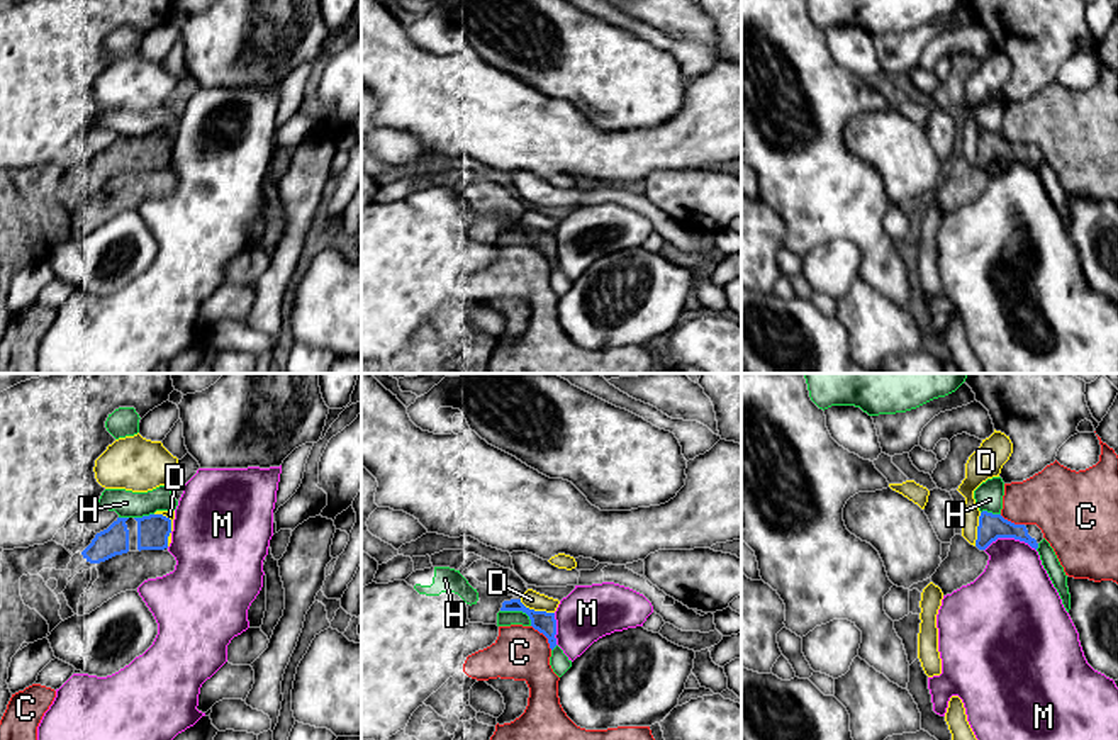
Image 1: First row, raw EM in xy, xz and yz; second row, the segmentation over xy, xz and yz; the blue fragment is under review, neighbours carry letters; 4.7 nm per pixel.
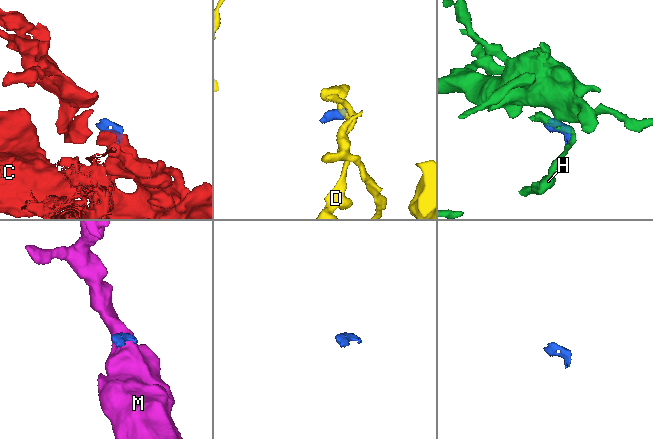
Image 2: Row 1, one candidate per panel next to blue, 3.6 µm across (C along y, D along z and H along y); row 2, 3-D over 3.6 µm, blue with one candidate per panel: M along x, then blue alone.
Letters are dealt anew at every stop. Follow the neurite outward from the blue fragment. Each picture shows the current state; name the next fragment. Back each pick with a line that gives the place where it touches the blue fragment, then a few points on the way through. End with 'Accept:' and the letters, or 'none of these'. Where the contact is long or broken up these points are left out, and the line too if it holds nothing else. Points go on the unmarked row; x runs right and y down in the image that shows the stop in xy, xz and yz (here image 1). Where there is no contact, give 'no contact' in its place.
Accept: none of these

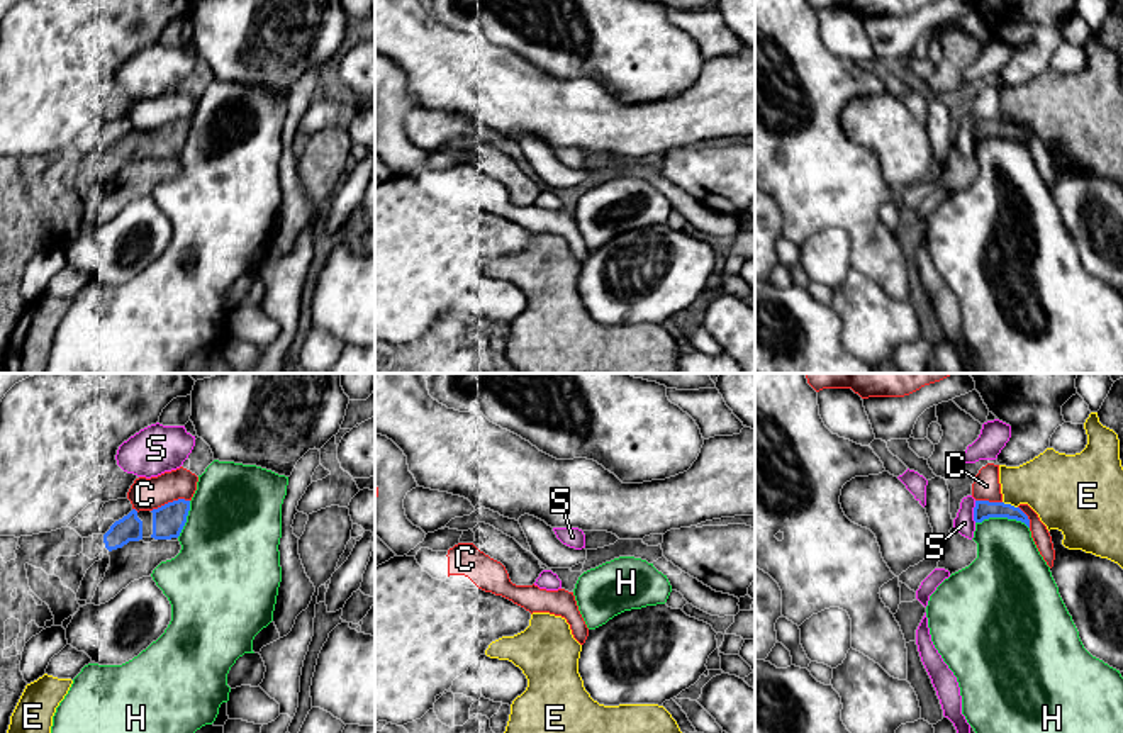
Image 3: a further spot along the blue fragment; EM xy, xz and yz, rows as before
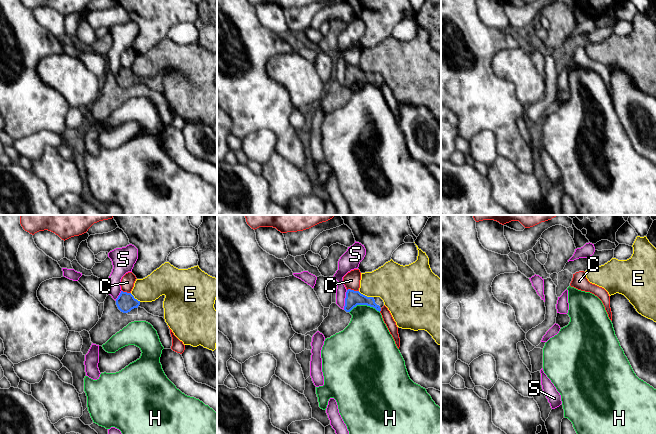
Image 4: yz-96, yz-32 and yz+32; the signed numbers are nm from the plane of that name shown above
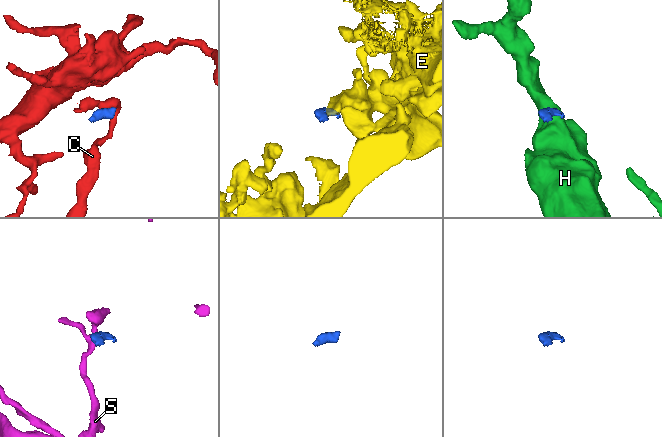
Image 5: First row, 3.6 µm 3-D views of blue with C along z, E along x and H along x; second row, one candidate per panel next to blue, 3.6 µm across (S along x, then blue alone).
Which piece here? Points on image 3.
Accept: none of these

